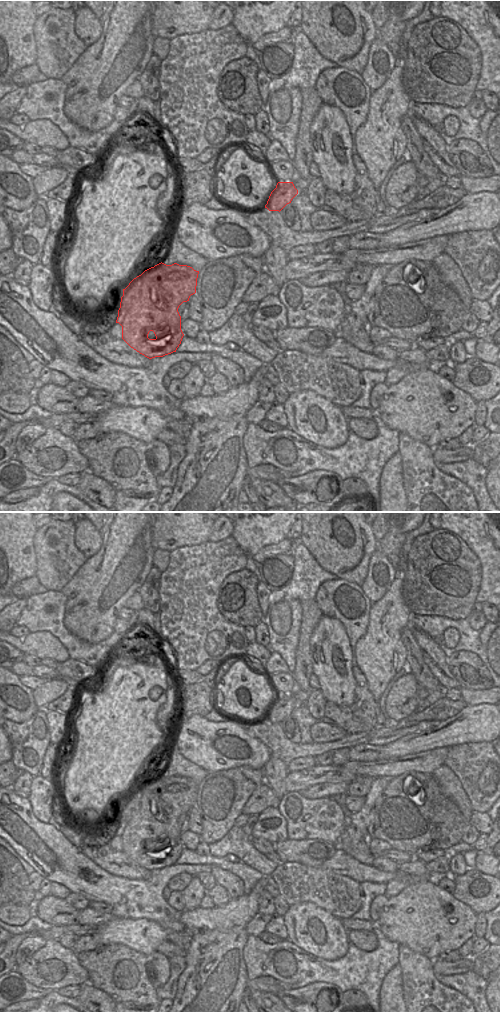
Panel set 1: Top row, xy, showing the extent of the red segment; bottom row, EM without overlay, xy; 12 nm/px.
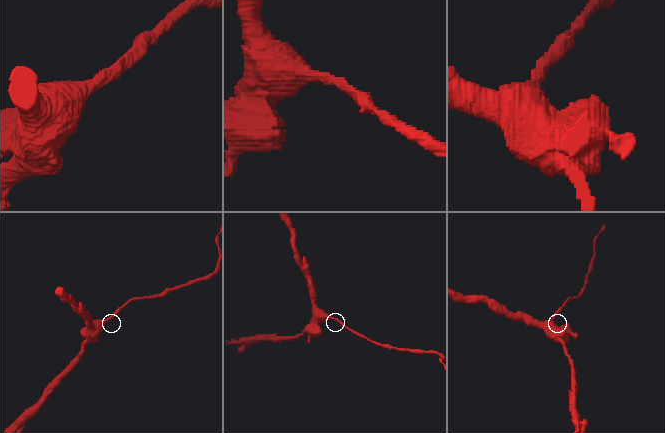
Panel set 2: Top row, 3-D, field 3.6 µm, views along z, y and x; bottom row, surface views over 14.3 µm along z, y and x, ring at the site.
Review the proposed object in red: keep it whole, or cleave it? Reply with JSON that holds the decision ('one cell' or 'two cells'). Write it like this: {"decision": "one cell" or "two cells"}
{"decision": "two cells"}

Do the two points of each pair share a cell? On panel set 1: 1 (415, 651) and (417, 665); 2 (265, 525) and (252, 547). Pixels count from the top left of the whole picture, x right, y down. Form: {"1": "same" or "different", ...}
{"1": "same", "2": "same"}

